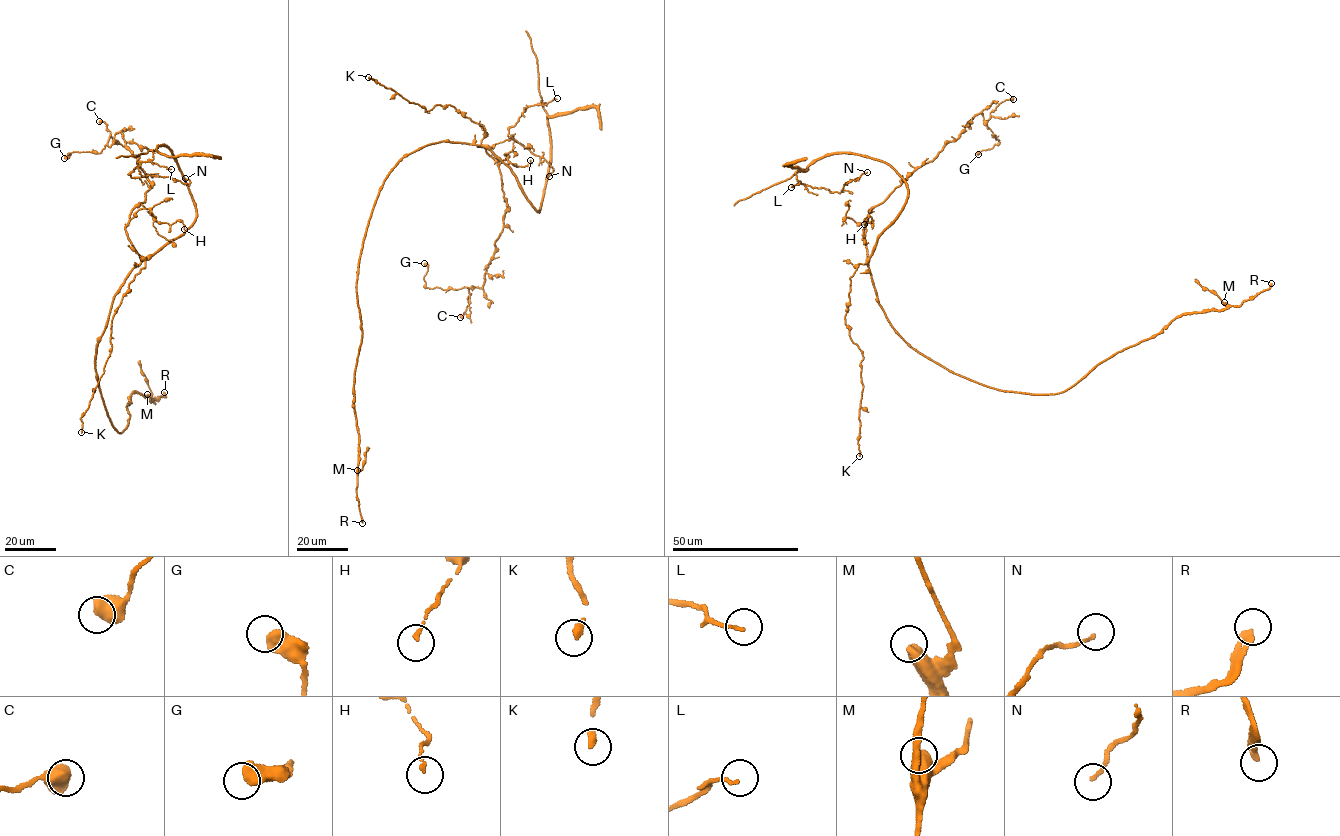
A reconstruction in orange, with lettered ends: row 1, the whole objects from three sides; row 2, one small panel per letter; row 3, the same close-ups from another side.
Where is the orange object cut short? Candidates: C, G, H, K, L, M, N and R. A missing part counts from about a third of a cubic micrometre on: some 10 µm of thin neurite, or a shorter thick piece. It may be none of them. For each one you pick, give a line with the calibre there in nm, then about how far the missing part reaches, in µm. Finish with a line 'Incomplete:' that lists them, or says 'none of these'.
K: Thickness 280 nm. Missing length about 15 µm
Incomplete: K

